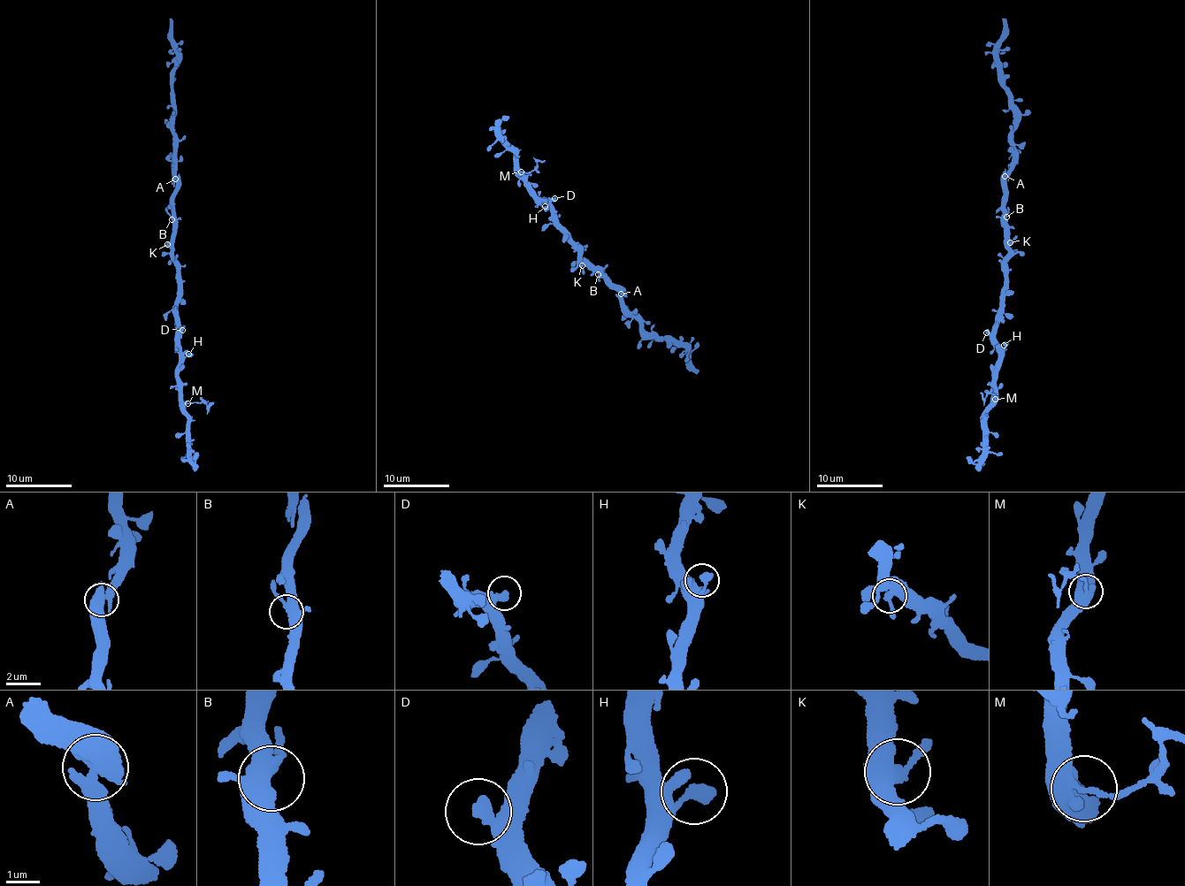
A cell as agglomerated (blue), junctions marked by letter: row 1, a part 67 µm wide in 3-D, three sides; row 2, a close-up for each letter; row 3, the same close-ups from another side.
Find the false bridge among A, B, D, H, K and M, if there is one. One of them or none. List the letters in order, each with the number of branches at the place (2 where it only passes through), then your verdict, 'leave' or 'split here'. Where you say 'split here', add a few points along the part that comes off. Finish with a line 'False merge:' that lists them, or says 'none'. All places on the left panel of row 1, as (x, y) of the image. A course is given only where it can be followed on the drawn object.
A: 3 | leave
B: 3 | leave
D: 2 | leave
H: 1 | leave
K: 3 | leave
M: 3 | leave
False merge: none

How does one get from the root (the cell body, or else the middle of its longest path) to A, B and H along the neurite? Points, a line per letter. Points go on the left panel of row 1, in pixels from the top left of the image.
A: (173, 253), (174, 179)
B: (173, 253), (172, 219)
H: (173, 253), (176, 279), (179, 283), (177, 339), (180, 354), (185, 357), (188, 354)

